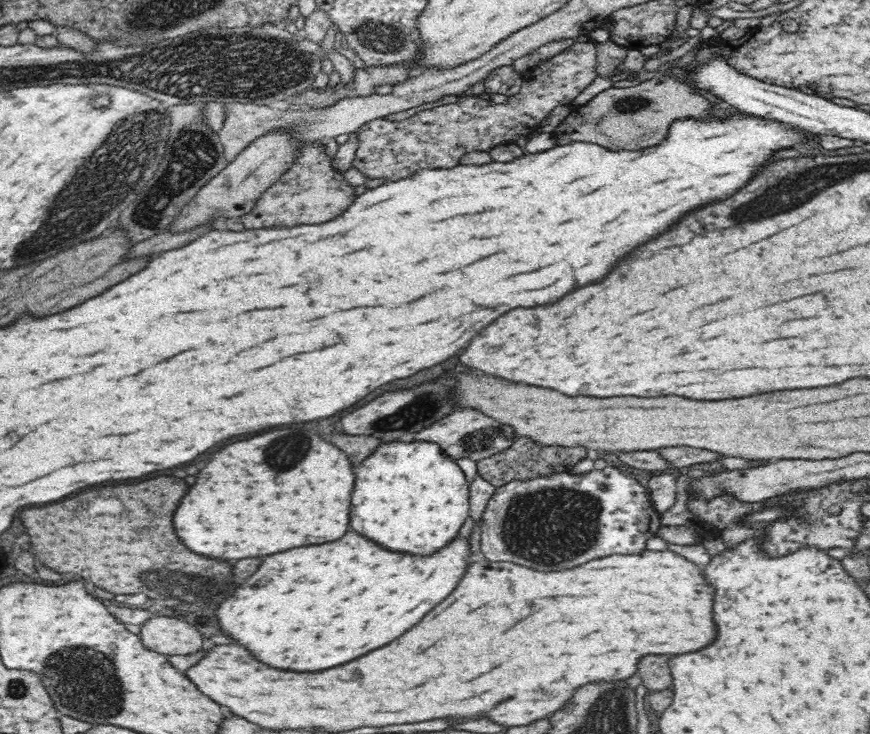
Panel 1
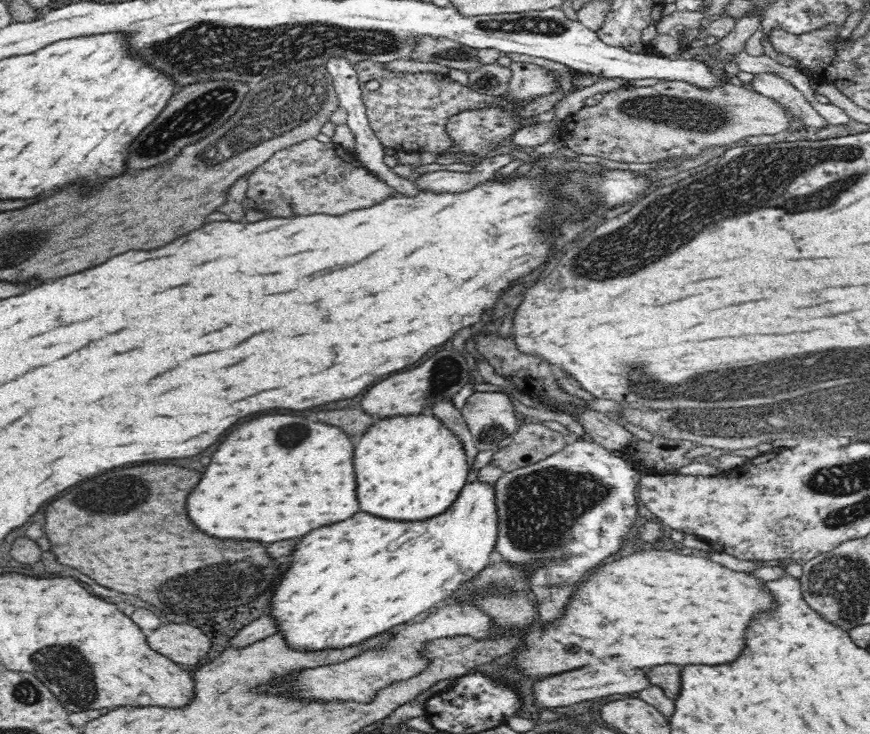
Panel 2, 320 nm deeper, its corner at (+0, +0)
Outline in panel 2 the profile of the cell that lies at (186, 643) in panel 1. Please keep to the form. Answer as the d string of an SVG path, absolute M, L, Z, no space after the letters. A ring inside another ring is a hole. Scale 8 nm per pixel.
M164 624L156 628L148 636L148 644L179 665L192 666L210 650L210 638L200 628L186 624Z

